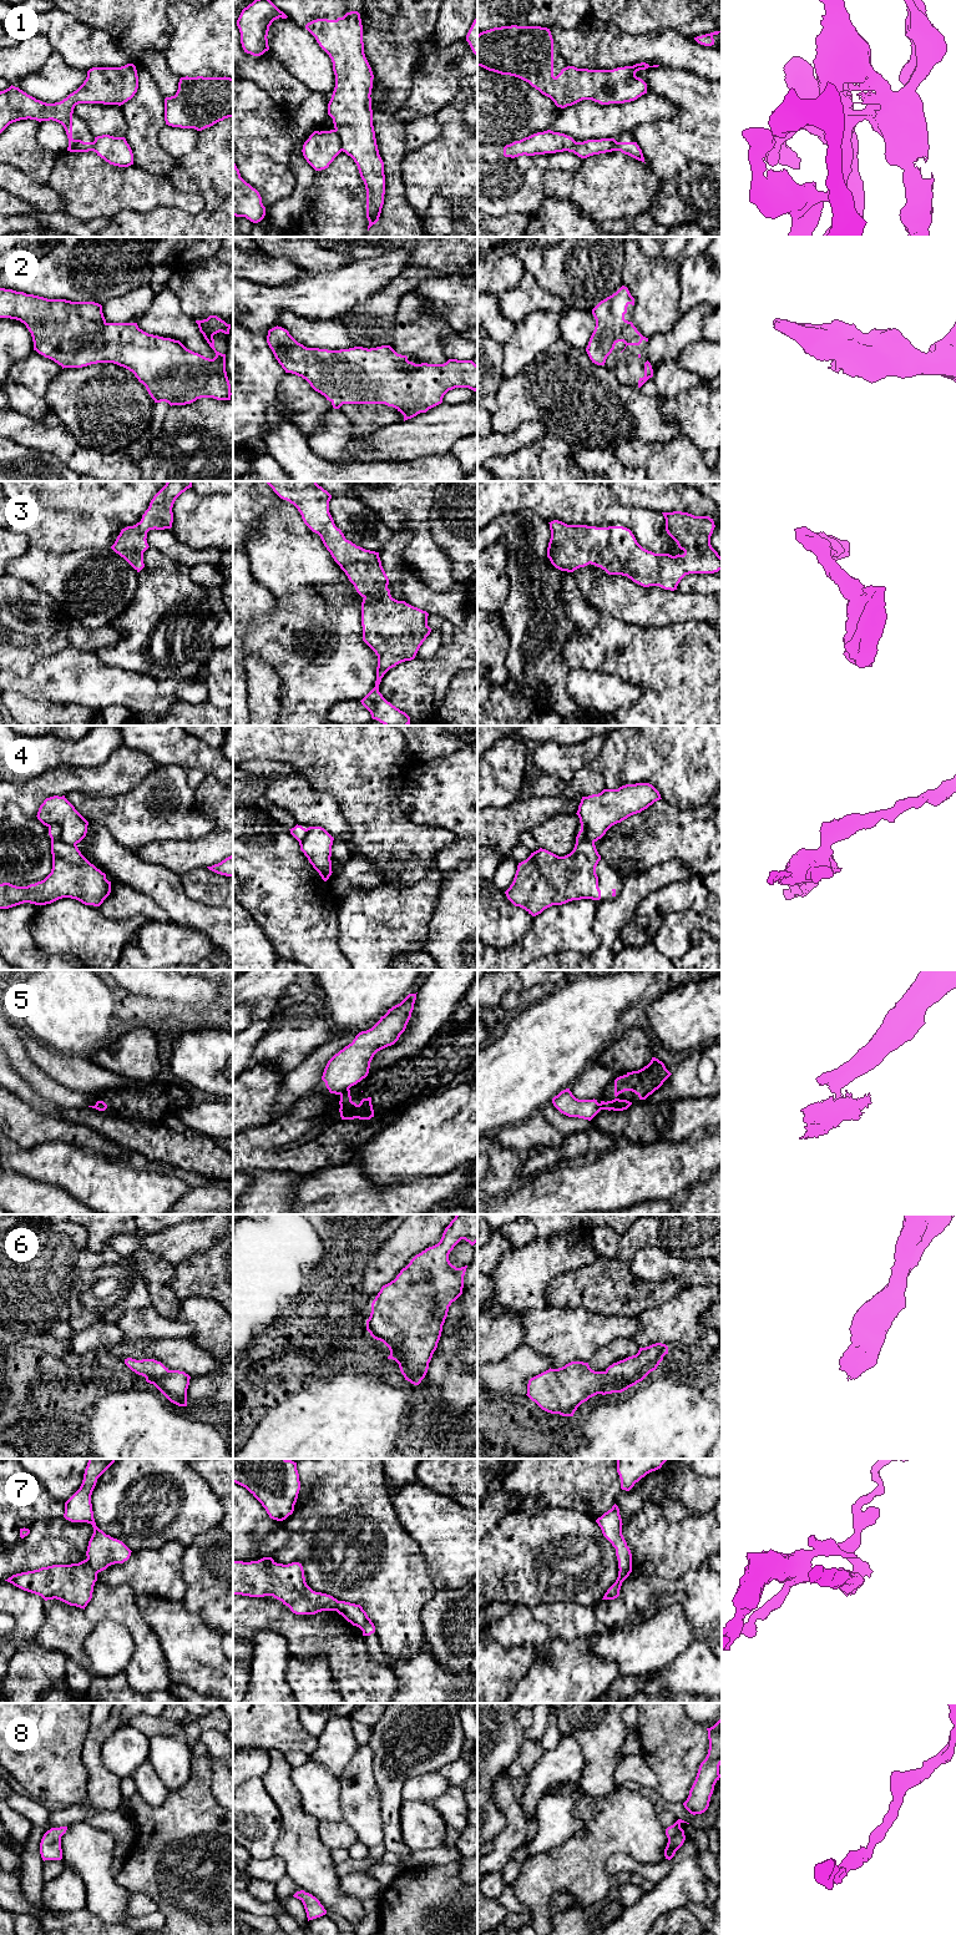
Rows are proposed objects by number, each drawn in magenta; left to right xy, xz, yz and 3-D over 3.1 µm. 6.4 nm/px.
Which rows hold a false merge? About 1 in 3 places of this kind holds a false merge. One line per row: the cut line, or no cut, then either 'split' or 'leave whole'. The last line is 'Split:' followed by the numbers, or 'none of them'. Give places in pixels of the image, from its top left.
1: cut xz (334, 130), (343, 150); split
2: cut none; leave whole
3: cut none; leave whole
4: cut xy (49, 825), (57, 825), (60, 837), (65, 842), (75, 844); split
5: cut xz (348, 1089), (340, 1095); split
6: cut none; leave whole
7: cut xy (86, 1559), (96, 1574); split
8: cut none; leave whole
Split: 1, 4, 5, 7

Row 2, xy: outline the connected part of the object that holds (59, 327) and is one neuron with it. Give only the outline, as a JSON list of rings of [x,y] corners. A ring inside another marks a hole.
[[[0,288],[0,318],[20,320],[31,333],[34,350],[57,363],[64,368],[82,368],[97,363],[113,363],[132,372],[142,383],[155,403],[166,401],[172,405],[186,405],[201,398],[217,400],[231,400],[231,384],[226,372],[226,354],[214,348],[213,335],[222,332],[229,334],[231,324],[217,315],[196,320],[199,332],[209,347],[214,350],[213,359],[187,349],[179,340],[148,334],[138,328],[137,323],[107,323],[102,305],[95,302],[71,302],[66,299],[47,299],[44,297],[26,294],[12,289]]]

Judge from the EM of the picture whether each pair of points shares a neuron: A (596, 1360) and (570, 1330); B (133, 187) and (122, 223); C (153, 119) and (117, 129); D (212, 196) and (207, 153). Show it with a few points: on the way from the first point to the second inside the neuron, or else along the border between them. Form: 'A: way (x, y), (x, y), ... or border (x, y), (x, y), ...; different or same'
A: border (617, 1339), (602, 1345), (587, 1362); different
B: border (155, 208), (148, 212), (120, 211), (111, 216); different
C: border (120, 106), (126, 124), (125, 136); different
D: way (210, 186), (210, 163); same

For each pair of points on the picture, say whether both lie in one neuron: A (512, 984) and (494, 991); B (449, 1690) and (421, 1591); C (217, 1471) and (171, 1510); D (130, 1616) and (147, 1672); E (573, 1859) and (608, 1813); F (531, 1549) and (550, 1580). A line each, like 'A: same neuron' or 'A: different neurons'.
A: same neuron
B: different neurons
C: different neurons
D: same neuron
E: same neuron
F: same neuron

